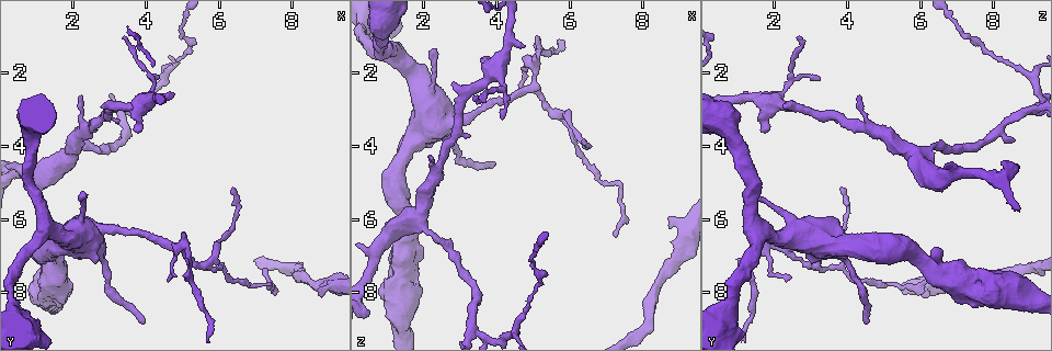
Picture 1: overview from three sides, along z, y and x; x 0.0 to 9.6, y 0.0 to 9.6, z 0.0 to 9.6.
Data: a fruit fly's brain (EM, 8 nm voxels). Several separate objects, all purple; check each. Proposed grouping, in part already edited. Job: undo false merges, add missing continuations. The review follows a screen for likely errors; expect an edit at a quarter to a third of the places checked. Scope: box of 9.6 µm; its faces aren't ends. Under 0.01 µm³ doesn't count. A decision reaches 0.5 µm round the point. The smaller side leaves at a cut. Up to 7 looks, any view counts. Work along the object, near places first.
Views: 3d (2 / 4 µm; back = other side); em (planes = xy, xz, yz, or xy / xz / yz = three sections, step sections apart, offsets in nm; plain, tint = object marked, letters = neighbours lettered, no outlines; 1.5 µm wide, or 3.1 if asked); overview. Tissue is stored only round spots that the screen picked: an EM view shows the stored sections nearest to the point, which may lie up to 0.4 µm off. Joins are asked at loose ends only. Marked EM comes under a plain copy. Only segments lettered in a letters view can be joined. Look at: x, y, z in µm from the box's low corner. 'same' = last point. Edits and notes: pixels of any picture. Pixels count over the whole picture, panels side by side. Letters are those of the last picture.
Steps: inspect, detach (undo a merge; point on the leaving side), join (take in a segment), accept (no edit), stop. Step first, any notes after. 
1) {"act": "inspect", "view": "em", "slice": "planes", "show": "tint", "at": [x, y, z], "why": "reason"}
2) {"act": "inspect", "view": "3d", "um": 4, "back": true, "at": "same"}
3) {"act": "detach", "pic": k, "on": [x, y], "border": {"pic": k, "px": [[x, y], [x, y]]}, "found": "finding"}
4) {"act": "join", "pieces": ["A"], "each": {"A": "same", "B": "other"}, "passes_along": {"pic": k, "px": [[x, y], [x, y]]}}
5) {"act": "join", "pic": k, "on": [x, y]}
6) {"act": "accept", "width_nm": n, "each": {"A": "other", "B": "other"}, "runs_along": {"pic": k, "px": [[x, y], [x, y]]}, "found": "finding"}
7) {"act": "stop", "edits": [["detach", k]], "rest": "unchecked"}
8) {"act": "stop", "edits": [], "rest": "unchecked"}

{"act": "inspect", "view": "em", "slice": "planes", "show": "letters", "at": [8.70, 8.10, 6.25], "why": "branch stops here"}

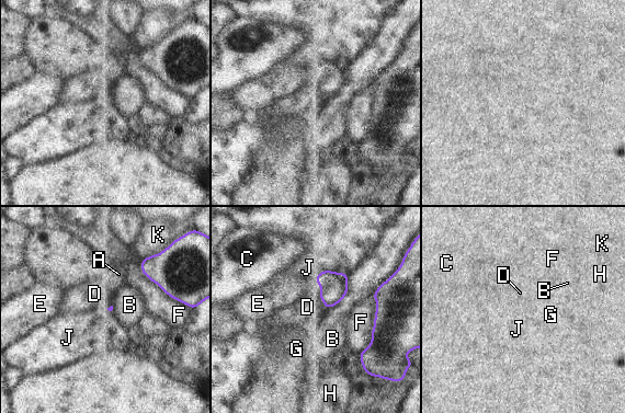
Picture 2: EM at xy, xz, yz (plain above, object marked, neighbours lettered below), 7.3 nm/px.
{"act": "join", "pieces": ["J"], "each": {"A": "other", "B": "other", "C": "other", "D": "other", "E": "other", "F": "other", "G": "other", "H": "other", "J": "same", "K": "other"}, "passes_along": {"pic": 2, "px": [[333, 286], [319, 274], [307, 267]]}, "found": "it goes on there"}

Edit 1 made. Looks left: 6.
{"act": "inspect", "view": "overview", "why": "see it whole again"}

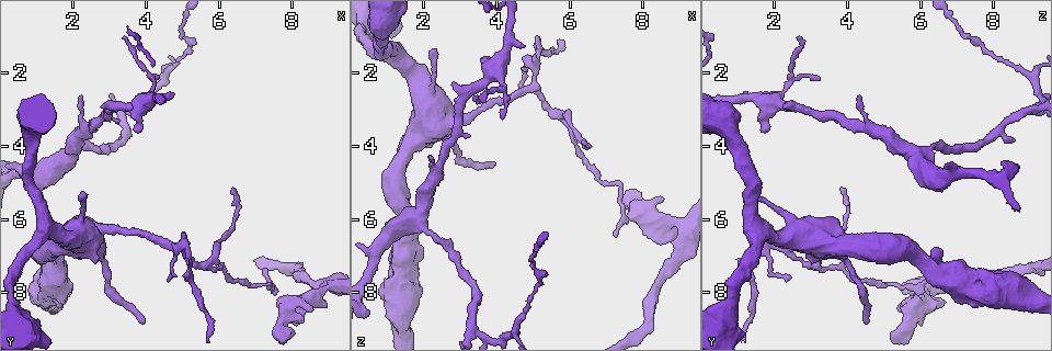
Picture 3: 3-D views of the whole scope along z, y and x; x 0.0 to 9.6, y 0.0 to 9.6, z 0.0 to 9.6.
{"act": "inspect", "view": "3d", "um": 4, "at": [5.00, 6.80, 2.35], "why": "branch point"}

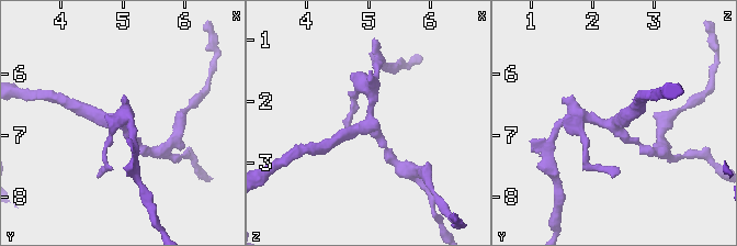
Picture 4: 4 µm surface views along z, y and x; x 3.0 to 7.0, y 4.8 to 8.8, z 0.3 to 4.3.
{"act": "inspect", "view": "em", "slice": "xy", "step": 8, "show": "tint", "at": [5.00, 6.85, 2.35], "arms": 3}

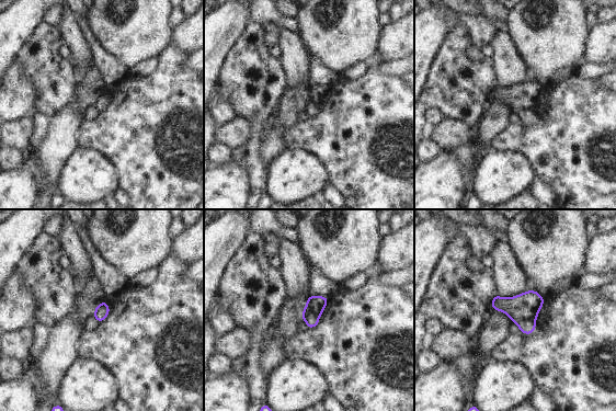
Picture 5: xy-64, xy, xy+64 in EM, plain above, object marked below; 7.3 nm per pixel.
{"act": "inspect", "view": "em", "slice": "planes", "show": "letters", "at": "same", "why": "cut it another way"}

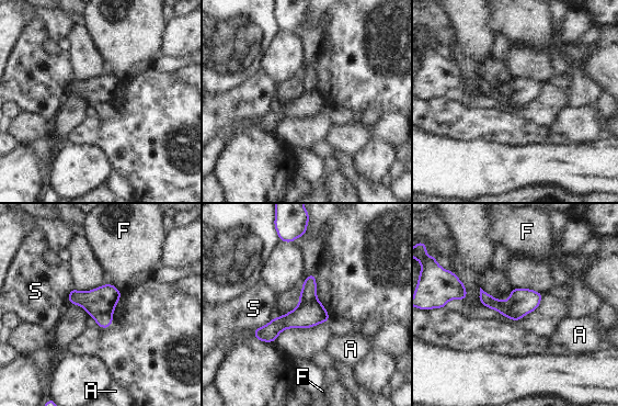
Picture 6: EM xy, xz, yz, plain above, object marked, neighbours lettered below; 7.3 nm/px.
{"act": "detach", "pic": 6, "on": [104, 320], "longest_contact_nm": ["S", 150], "each": {"A": "other", "F": "other", "S": "other"}, "border": {"pic": 6, "px": [[111, 312], [98, 312], [93, 317]]}, "found": "a second neuron is stuck on"}

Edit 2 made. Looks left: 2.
{"act": "stop", "edits": [["join", 2], ["detach", 6]], "rest": "unchecked"}

